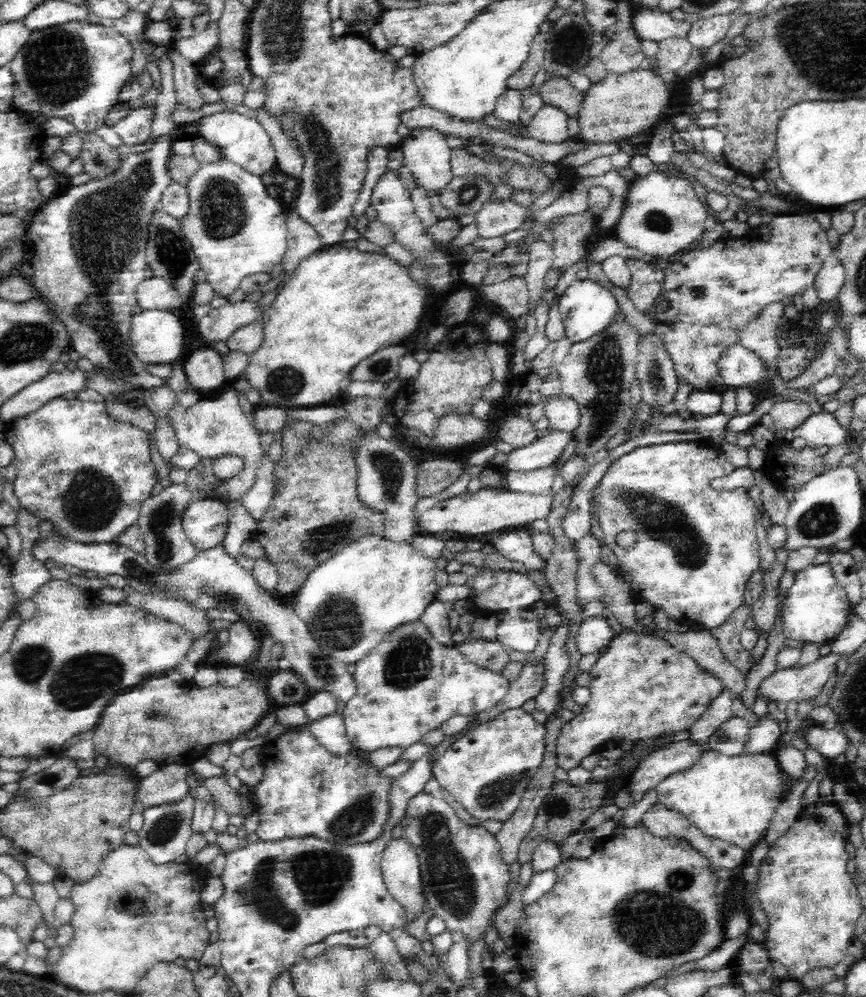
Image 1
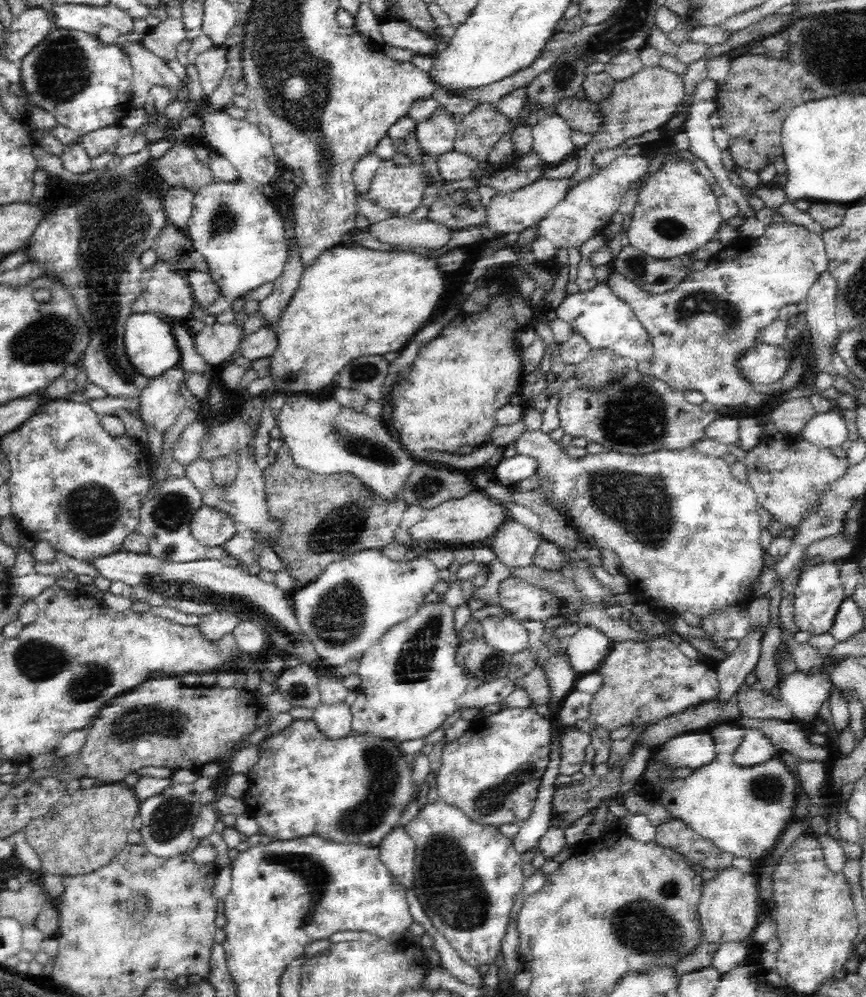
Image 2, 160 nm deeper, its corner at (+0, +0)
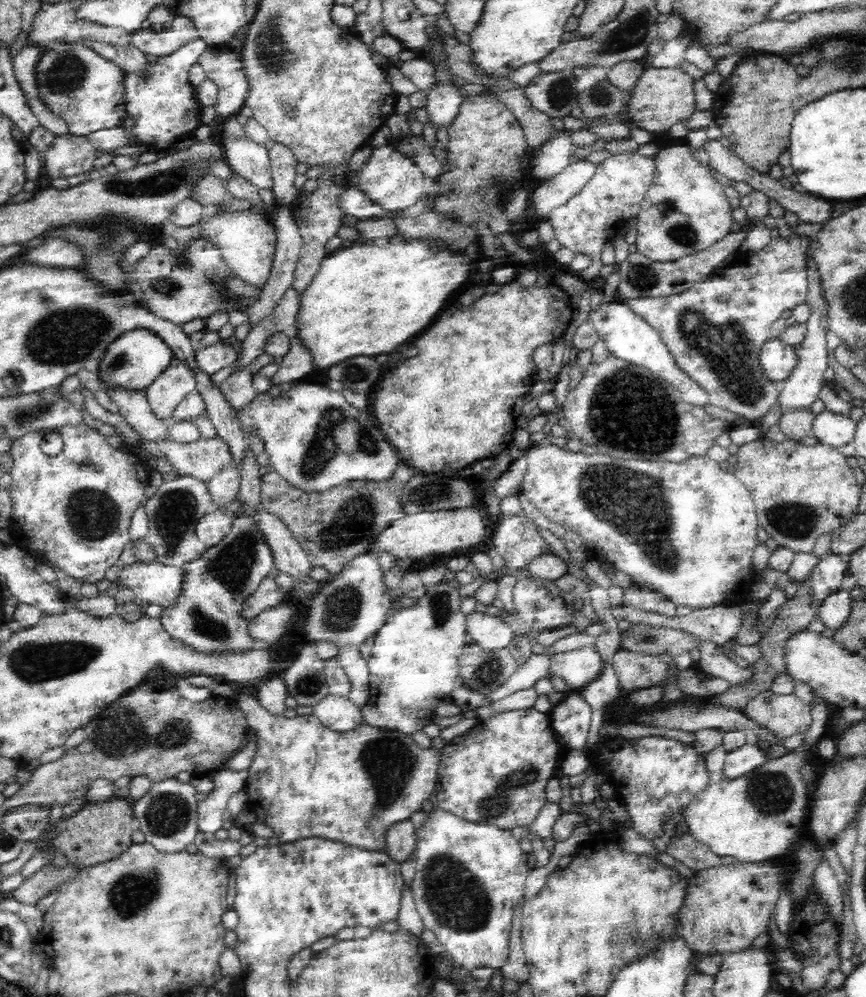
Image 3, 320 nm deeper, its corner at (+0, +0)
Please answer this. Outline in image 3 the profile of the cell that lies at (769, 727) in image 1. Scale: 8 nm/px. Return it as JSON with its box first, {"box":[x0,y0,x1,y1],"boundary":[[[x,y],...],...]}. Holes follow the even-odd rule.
{"box":[723,741,767,778],"boundary":[[[750,741],[740,748],[727,752],[723,766],[723,776],[740,778],[743,774],[752,772],[767,761],[766,753],[756,743]]]}

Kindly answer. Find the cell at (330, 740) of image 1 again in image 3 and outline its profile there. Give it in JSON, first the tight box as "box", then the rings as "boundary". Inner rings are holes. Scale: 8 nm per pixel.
{"box":[313,693,363,733],"boundary":[[[327,693],[313,706],[313,713],[320,722],[337,733],[348,732],[363,722],[361,710],[348,697]]]}

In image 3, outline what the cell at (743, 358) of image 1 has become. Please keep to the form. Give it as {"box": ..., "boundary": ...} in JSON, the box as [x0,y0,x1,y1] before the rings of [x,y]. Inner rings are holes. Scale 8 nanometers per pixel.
{"box":[757,338,798,385],"boundary":[[[771,338],[760,348],[760,358],[757,360],[764,376],[781,385],[796,368],[798,357],[795,347],[784,344],[779,338]]]}

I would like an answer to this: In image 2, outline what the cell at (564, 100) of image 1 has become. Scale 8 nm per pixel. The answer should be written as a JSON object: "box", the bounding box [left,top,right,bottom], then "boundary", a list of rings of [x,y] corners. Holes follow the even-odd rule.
{"box":[556,96,602,134],"boundary":[[[576,96],[572,99],[562,100],[556,106],[557,114],[566,120],[573,130],[580,130],[591,134],[599,129],[602,119],[600,119],[598,104],[594,104],[587,99],[577,100]]]}

